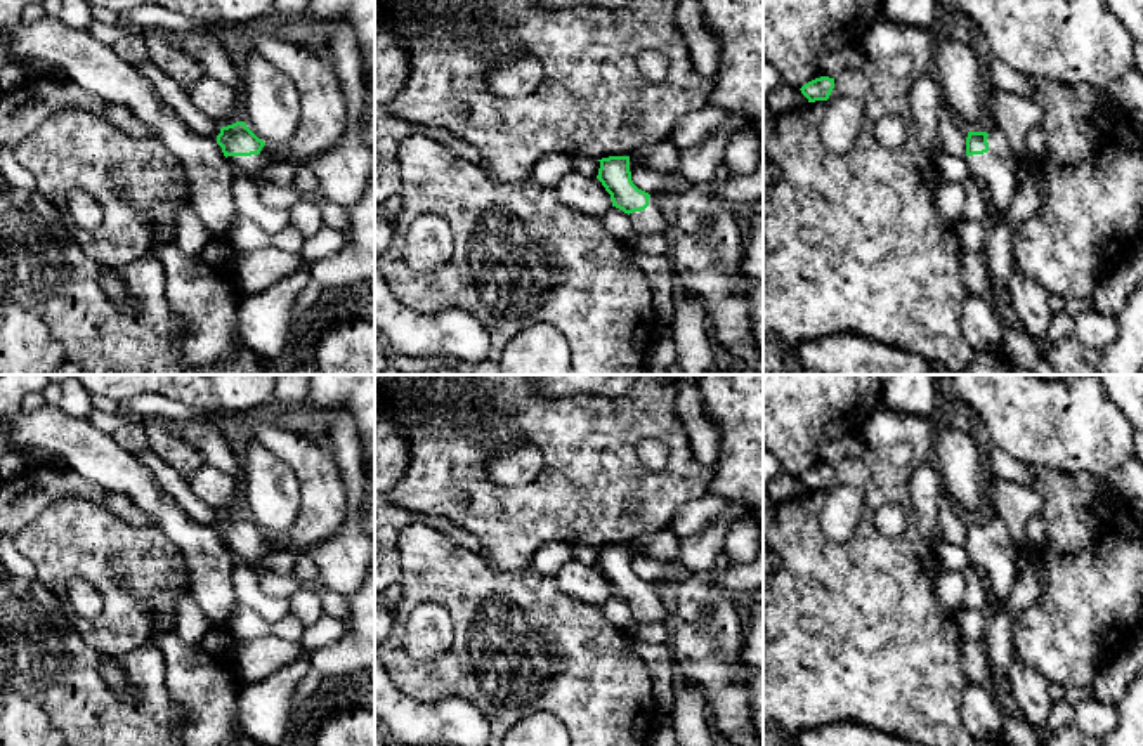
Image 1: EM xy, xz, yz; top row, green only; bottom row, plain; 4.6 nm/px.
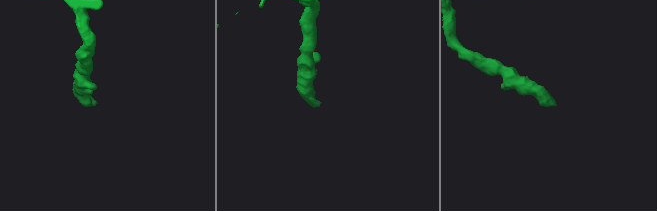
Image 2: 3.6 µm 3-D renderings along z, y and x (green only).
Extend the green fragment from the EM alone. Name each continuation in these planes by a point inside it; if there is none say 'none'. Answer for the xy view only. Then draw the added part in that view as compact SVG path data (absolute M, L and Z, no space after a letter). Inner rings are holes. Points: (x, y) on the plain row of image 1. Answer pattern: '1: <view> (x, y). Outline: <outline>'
1: xy (252, 554). Outline: M264 534L258 543L251 545L227 545L227 550L234 555L236 564L245 564L260 569L260 560L267 552L274 548L271 534Z

